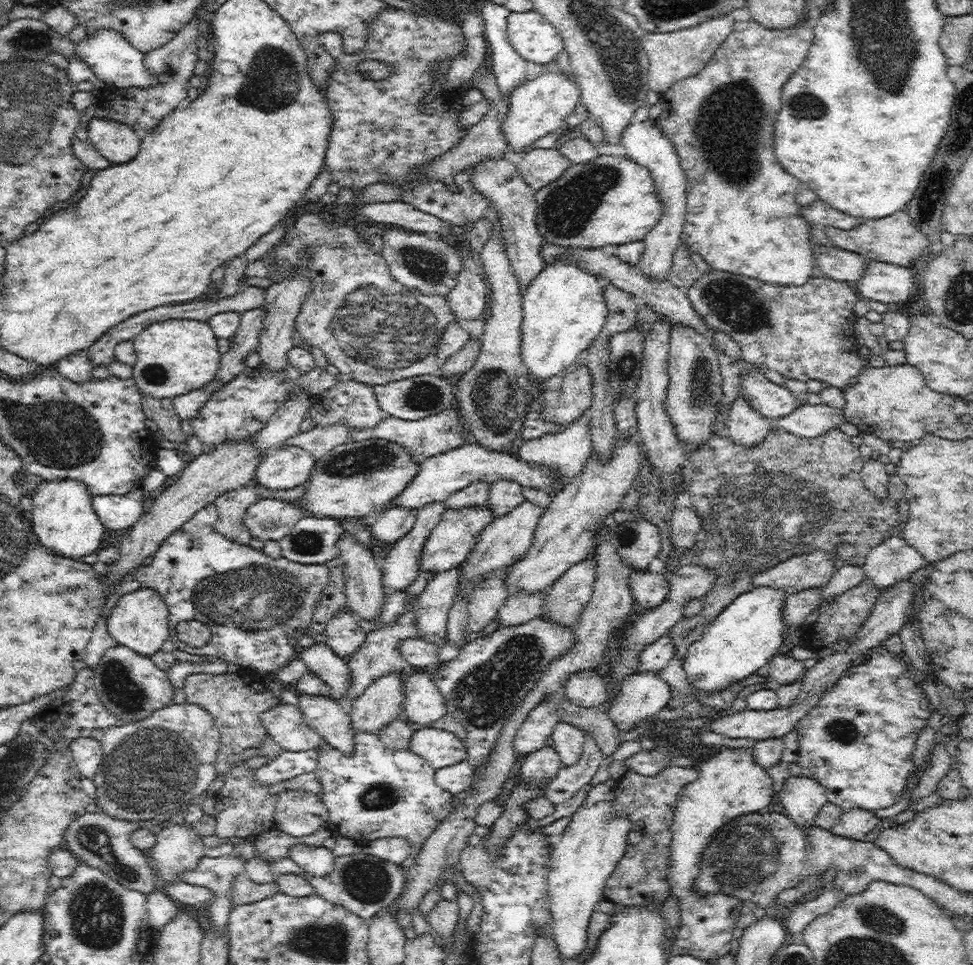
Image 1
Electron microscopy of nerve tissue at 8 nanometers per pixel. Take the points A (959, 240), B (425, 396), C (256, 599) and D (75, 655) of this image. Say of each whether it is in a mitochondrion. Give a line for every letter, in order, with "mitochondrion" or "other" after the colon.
A: other
B: mitochondrion
C: mitochondrion
D: other

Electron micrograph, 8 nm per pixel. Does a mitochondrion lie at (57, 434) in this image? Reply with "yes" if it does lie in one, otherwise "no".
yes

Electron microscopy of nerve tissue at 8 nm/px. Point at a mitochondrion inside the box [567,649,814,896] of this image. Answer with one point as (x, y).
(747, 853)

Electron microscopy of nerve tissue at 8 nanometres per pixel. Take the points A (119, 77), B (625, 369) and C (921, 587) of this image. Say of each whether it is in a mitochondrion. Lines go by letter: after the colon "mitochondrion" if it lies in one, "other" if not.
A: other
B: mitochondrion
C: other

